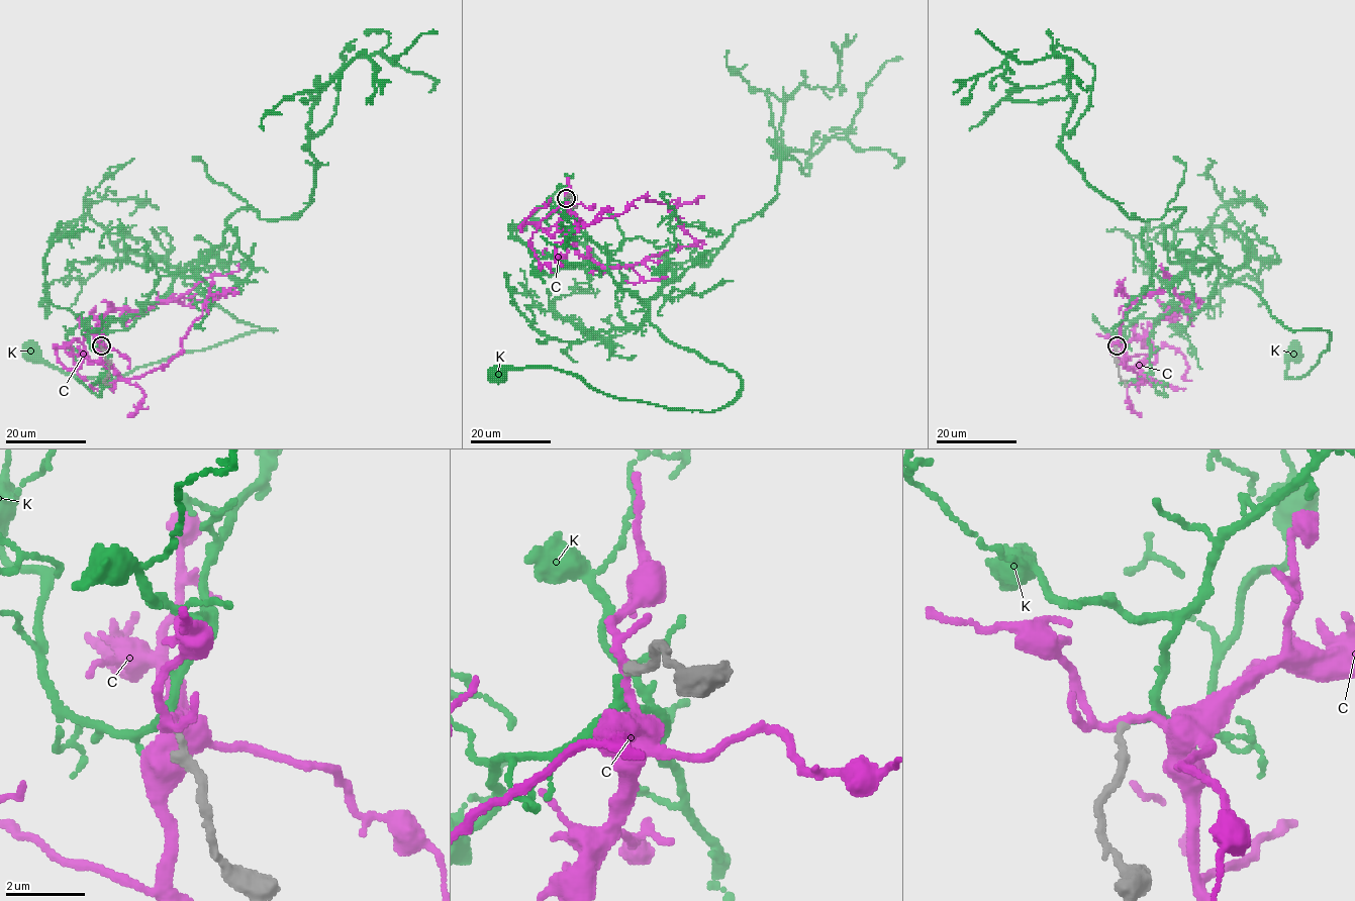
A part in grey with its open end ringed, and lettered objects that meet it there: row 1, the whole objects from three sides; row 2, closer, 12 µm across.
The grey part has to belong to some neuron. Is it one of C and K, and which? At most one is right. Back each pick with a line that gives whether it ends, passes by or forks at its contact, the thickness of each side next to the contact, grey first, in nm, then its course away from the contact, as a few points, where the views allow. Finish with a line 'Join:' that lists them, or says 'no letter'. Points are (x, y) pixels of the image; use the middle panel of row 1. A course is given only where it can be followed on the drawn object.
K: it passes by | 220/160 nm | via (566, 198), (649, 321), (732, 370), (741, 391), (686, 410), (556, 369), (498, 376)
Join: K

